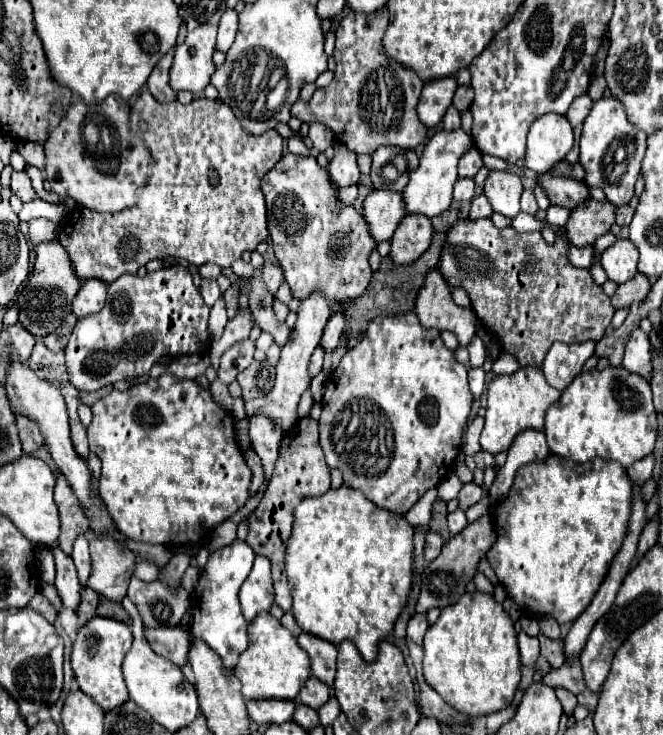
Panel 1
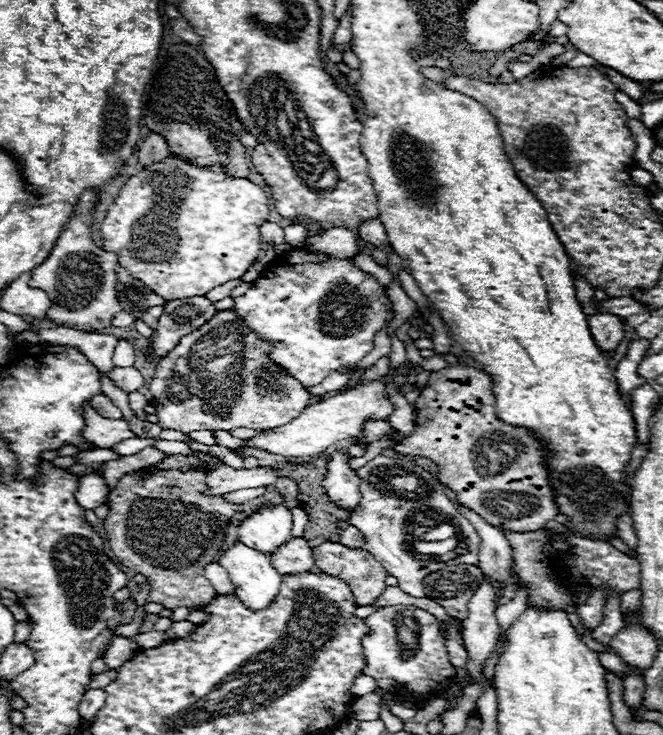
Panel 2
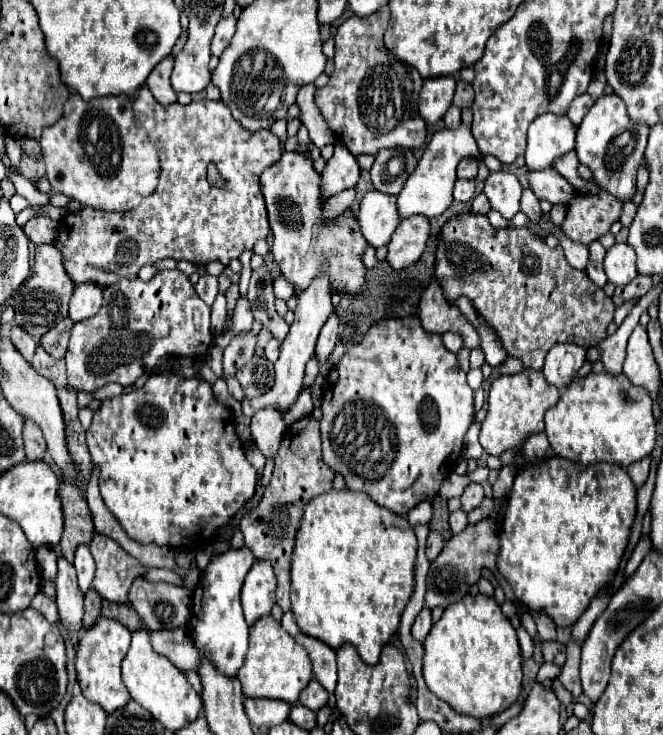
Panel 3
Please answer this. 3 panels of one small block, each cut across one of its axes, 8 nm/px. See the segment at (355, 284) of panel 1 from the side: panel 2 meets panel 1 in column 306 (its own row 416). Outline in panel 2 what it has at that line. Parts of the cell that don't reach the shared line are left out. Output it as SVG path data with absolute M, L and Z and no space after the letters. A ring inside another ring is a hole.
M218 310L198 330L180 338L178 346L158 362L150 382L150 392L156 402L158 424L162 428L174 428L184 434L194 430L234 428L268 430L300 416L300 412L310 402L310 392L294 376L290 376L286 370L270 360L270 350L272 344L254 334L234 310Z

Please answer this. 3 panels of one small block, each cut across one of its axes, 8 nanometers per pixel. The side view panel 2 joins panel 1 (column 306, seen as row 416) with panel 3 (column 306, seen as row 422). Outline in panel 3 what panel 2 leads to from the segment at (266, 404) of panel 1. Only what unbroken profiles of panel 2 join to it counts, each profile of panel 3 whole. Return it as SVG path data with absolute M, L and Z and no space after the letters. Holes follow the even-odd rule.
M322 272L320 276L316 276L310 286L302 292L296 294L298 306L294 310L294 322L290 324L290 332L284 338L284 342L280 344L280 356L276 360L276 384L272 386L270 392L266 392L260 398L244 398L242 400L242 410L248 416L248 410L258 410L262 406L278 406L282 410L282 414L286 414L290 410L290 406L296 402L298 394L302 392L302 378L304 378L304 366L306 362L314 356L314 346L318 340L318 332L322 328L322 324L326 324L328 316L334 312L332 306L332 290L330 290L330 278L326 276L326 272Z

